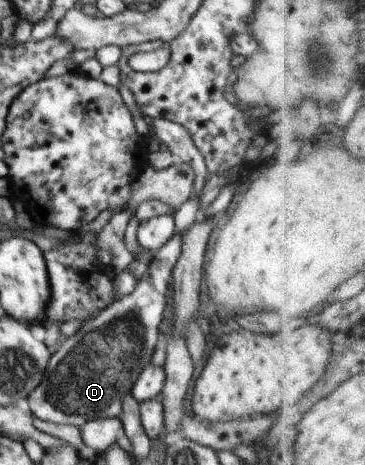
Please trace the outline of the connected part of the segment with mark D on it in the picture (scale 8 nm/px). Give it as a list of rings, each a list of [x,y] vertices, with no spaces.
[[[175,232],[174,236],[152,256],[146,275],[138,280],[131,294],[116,299],[101,313],[87,319],[75,336],[67,338],[59,350],[50,357],[43,380],[34,392],[25,400],[34,417],[60,425],[75,425],[81,429],[88,421],[117,418],[122,411],[122,401],[131,393],[139,374],[152,364],[152,357],[159,338],[159,325],[164,319],[167,307],[169,284],[172,271],[181,256],[182,236],[184,232]]]

